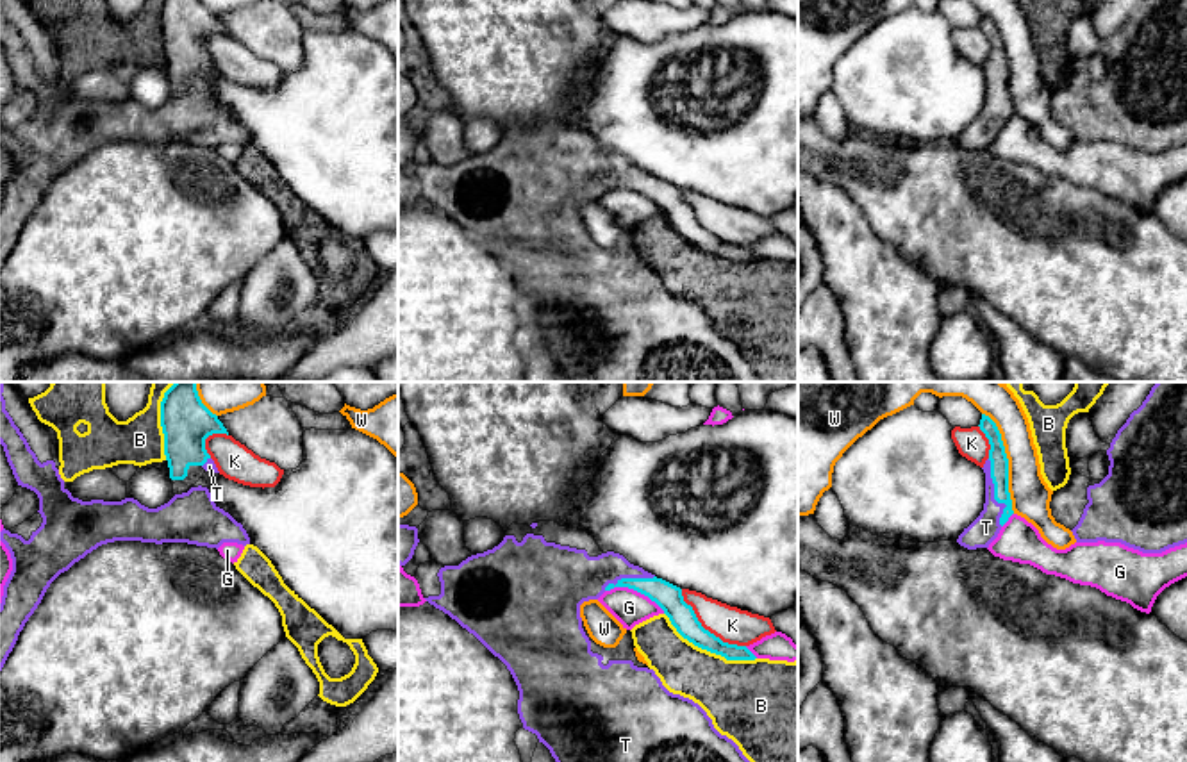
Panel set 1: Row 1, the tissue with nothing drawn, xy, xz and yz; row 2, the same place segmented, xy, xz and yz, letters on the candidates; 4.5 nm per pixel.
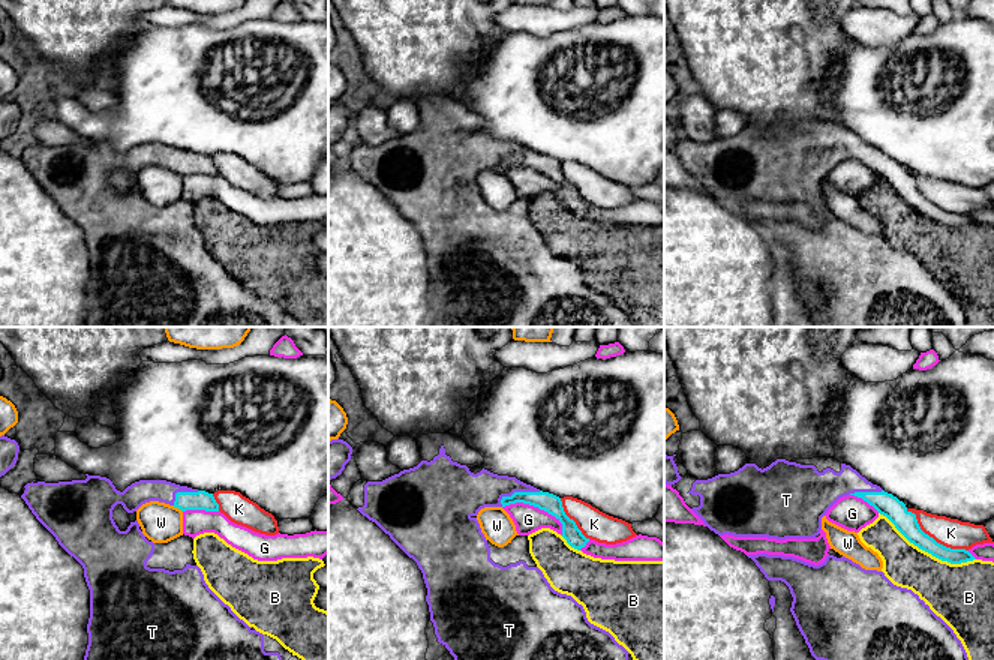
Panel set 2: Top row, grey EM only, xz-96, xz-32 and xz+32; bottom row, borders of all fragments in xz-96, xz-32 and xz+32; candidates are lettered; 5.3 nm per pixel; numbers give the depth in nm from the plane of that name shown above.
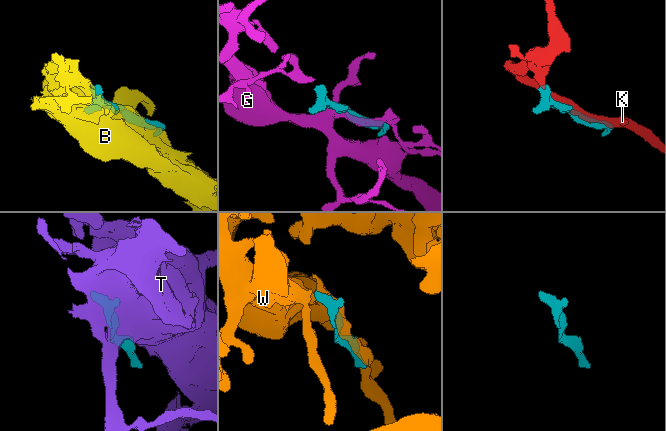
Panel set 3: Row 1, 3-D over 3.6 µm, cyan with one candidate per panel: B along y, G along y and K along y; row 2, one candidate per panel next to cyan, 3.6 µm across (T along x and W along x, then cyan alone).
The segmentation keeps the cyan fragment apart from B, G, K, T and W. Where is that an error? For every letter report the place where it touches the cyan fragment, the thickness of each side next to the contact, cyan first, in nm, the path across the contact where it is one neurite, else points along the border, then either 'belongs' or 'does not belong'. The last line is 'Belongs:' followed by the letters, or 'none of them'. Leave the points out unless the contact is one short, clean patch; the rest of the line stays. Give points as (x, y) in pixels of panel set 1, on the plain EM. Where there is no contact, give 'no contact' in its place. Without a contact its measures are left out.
B: meets cyan in xz at (707, 250); 120 nm thick on the cyan side, 320 nm on the other; does not belong
G: meets cyan in xz at (636, 190); 120 nm thick on the cyan side, 160 nm on the other; does not belong
K: meets cyan in xz at (704, 229); 120 nm thick on the cyan side, 160 nm on the other; does not belong
T: meets cyan in yz at (995, 95); 80 nm thick on the cyan side, 120 nm on the other; belongs
W: meets cyan in yz at (1007, 63); 80 nm thick on the cyan side, 180 nm on the other; does not belong
Belongs: T

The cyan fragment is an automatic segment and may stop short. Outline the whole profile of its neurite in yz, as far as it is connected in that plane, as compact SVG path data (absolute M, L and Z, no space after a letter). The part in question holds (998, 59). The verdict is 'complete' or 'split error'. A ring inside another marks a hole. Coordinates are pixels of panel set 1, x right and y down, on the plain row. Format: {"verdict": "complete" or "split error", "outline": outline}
{"verdict": "split error", "outline": "M982 14L980 30L989 39L989 59L984 64L985 104L980 116L959 136L957 143L967 150L989 148L1001 127L1014 114L1009 93L1009 59L996 23Z"}

